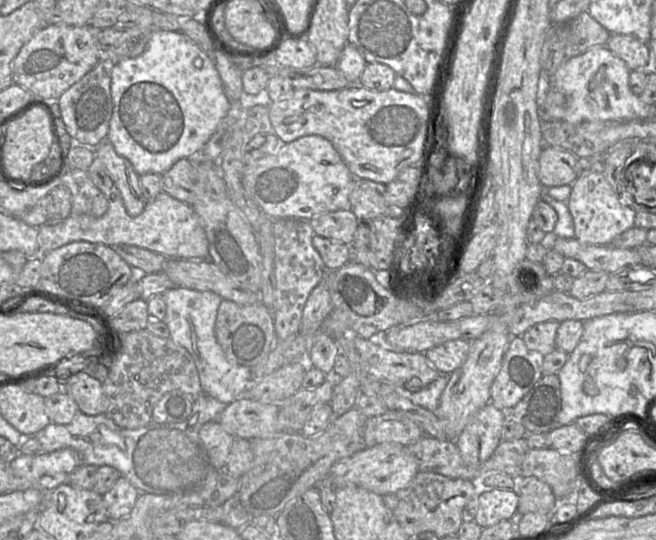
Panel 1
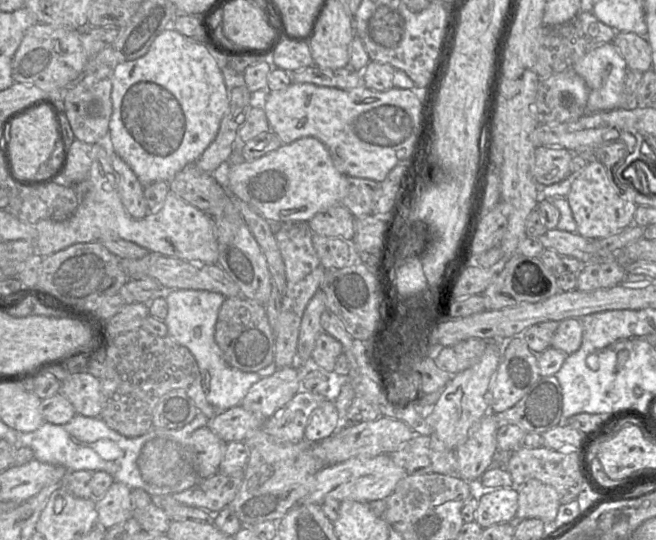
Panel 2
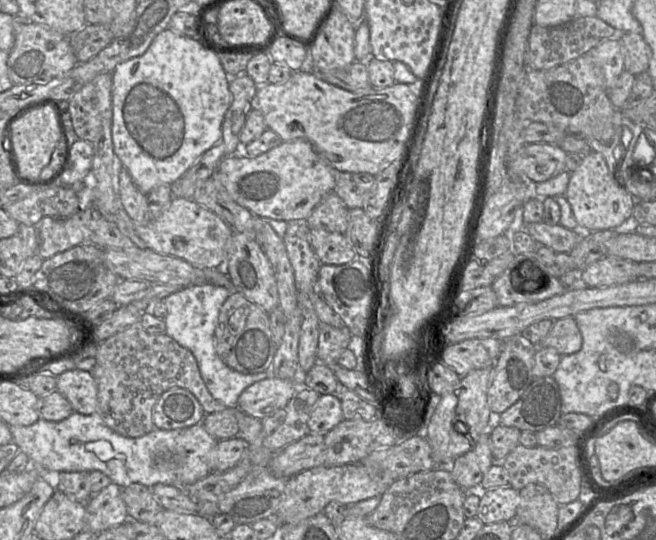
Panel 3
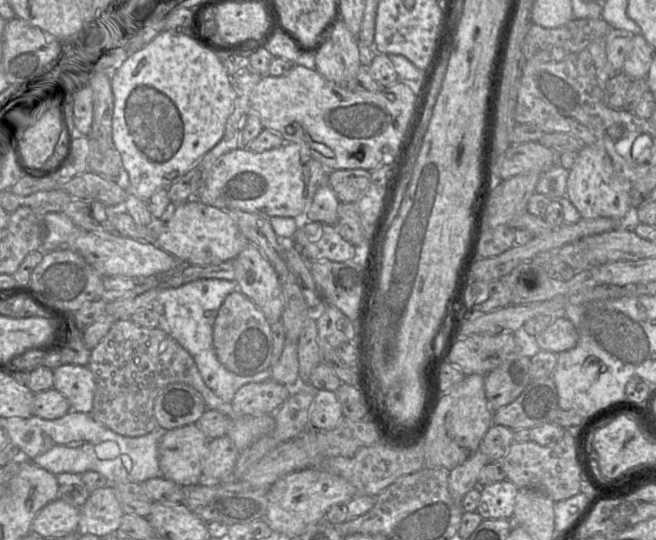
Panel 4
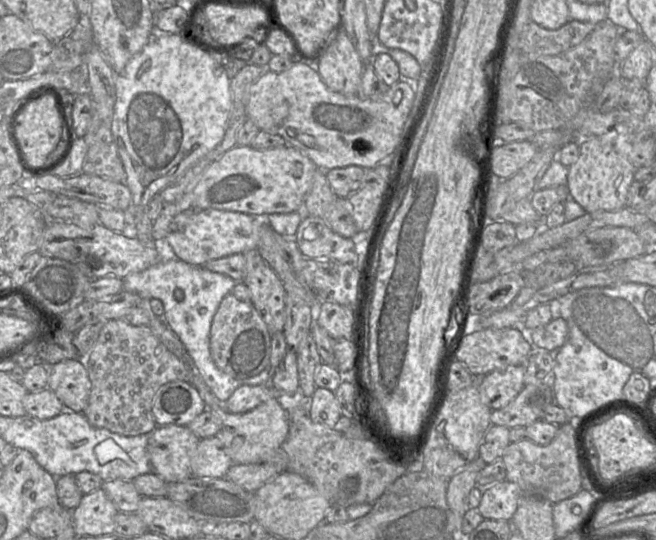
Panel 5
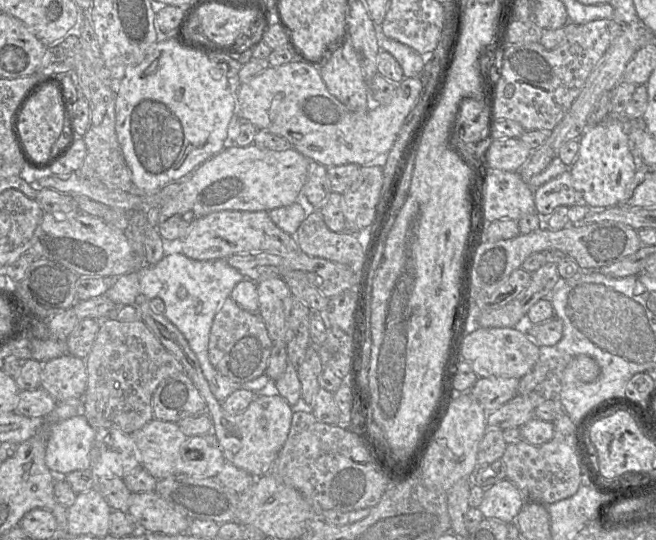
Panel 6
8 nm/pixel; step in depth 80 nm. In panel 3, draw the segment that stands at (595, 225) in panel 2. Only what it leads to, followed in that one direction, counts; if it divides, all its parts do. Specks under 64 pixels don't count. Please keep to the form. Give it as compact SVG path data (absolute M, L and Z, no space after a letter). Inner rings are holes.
M595 151L583 157L581 164L570 173L565 197L572 208L579 229L583 232L616 229L632 216L637 202L629 192L618 185L610 175L603 156Z

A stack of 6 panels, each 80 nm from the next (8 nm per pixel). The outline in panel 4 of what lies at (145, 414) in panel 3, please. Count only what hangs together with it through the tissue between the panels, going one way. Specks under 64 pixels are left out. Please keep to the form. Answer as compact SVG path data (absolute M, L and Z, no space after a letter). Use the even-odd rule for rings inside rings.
M131 320L116 321L107 335L91 350L87 367L92 372L95 382L93 408L89 414L96 422L103 424L122 436L144 436L158 428L153 414L154 402L161 391L172 383L189 385L199 393L208 409L216 410L230 420L237 420L242 416L246 416L240 415L231 403L224 402L206 386L192 356L177 340L161 328L150 329L141 327Z

